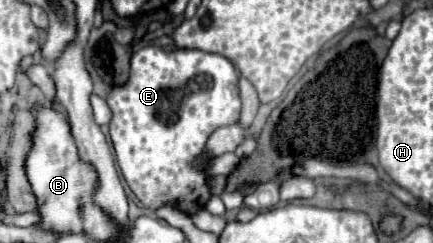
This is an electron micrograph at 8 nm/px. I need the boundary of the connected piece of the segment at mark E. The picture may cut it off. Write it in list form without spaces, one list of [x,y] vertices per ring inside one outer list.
[[[145,46],[133,54],[131,76],[123,86],[109,88],[107,104],[113,112],[113,118],[109,122],[109,134],[117,154],[119,168],[129,188],[143,202],[143,206],[151,210],[171,206],[189,216],[205,208],[207,200],[211,198],[207,174],[209,158],[205,154],[205,144],[217,128],[235,124],[239,120],[241,98],[237,80],[239,74],[235,66],[221,54],[181,48],[165,52],[163,48],[157,46]]]

